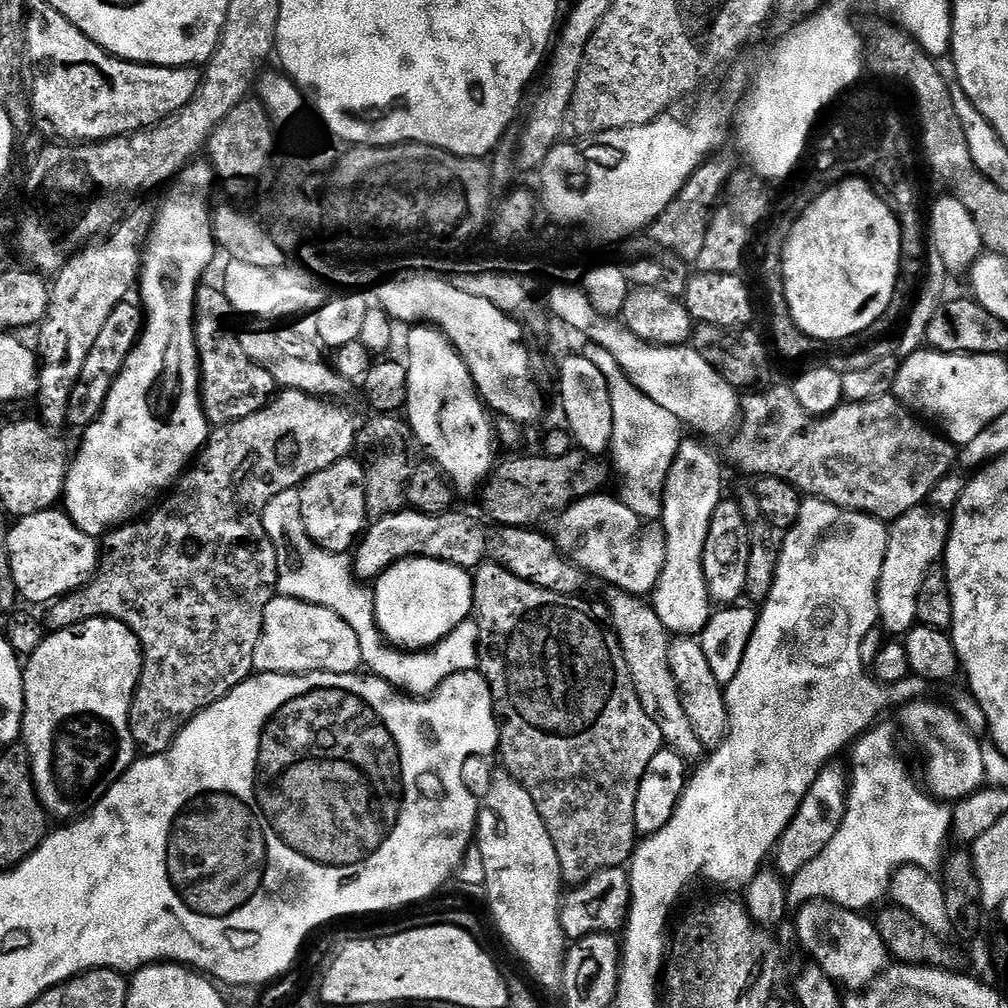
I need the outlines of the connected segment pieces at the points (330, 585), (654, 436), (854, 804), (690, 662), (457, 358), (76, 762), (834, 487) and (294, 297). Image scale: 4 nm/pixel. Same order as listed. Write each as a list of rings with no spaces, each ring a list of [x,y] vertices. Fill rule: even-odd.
[[[299,488],[282,490],[282,494],[270,498],[264,511],[264,529],[276,551],[277,593],[334,610],[334,614],[342,617],[346,626],[358,634],[358,646],[362,646],[362,665],[371,675],[409,696],[423,698],[436,692],[446,678],[479,669],[480,631],[472,618],[463,620],[449,636],[427,650],[401,650],[385,642],[376,621],[373,589],[358,579],[353,561],[343,552],[327,552],[325,548],[318,547],[310,534],[306,534]]]
[[[585,343],[582,354],[602,370],[602,374],[608,383],[612,409],[614,410],[614,430],[616,435],[610,449],[611,467],[620,475],[620,492],[618,499],[630,510],[634,510],[641,518],[656,522],[661,519],[663,510],[663,490],[666,486],[667,474],[670,473],[671,463],[678,454],[682,441],[682,425],[680,419],[670,410],[662,410],[658,402],[646,398],[630,378],[618,366],[614,354],[610,350],[602,350],[602,346]]]
[[[877,723],[868,729],[855,744],[851,745],[852,764],[850,763],[850,783],[848,785],[848,809],[842,818],[842,826],[838,826],[838,834],[834,834],[834,838],[830,838],[830,846],[826,846],[826,850],[822,850],[822,854],[818,854],[818,858],[814,858],[814,862],[810,862],[806,866],[802,866],[802,870],[798,870],[796,876],[791,877],[787,881],[787,896],[789,909],[799,910],[806,904],[811,904],[813,900],[827,900],[830,904],[837,904],[840,908],[850,908],[853,910],[868,910],[871,904],[879,905],[880,899],[889,895],[892,887],[892,875],[899,870],[905,868],[908,864],[915,864],[917,868],[927,868],[936,870],[941,867],[942,861],[945,859],[944,843],[949,843],[950,833],[952,830],[953,809],[947,803],[941,802],[935,796],[929,794],[923,787],[916,785],[916,780],[912,777],[912,772],[908,769],[908,764],[904,761],[904,756],[900,753],[900,744],[896,741],[896,732],[898,736],[898,728],[895,723],[884,724]]]
[[[676,638],[669,643],[670,670],[680,687],[680,696],[686,706],[686,718],[690,718],[690,726],[694,726],[694,734],[698,734],[698,742],[702,742],[705,750],[714,750],[728,737],[728,704],[724,700],[725,689],[714,678],[714,670],[710,670],[710,662],[706,662],[706,654],[702,650],[699,639]]]
[[[416,326],[409,332],[407,427],[415,443],[417,440],[428,451],[427,459],[444,471],[457,493],[477,495],[498,463],[498,432],[493,417],[476,391],[466,362],[439,327]]]
[[[87,620],[81,624],[75,624],[69,628],[61,628],[59,630],[53,631],[51,634],[45,635],[44,640],[41,645],[38,646],[34,652],[27,657],[26,663],[22,668],[22,683],[24,685],[24,722],[22,725],[22,744],[26,749],[29,759],[32,762],[32,777],[36,782],[36,792],[40,795],[40,802],[44,806],[45,812],[48,813],[49,817],[55,818],[56,816],[60,819],[60,822],[71,822],[73,820],[79,820],[82,816],[87,816],[91,812],[92,807],[99,802],[105,794],[110,790],[110,786],[114,786],[114,782],[118,782],[123,778],[125,774],[128,773],[128,767],[132,765],[133,762],[138,759],[138,749],[136,747],[136,739],[132,736],[132,699],[136,697],[136,690],[140,686],[140,675],[144,669],[144,651],[140,649],[140,640],[136,635],[134,635],[131,630],[128,629],[126,625],[117,620]]]
[[[768,386],[763,390],[753,391],[751,394],[745,395],[740,401],[742,423],[738,428],[740,437],[732,444],[732,460],[748,476],[760,476],[756,478],[771,478],[776,482],[793,484],[805,497],[815,498],[817,500],[828,500],[839,508],[849,508],[855,512],[864,512],[867,516],[873,516],[876,520],[891,522],[902,518],[902,514],[906,514],[910,510],[921,507],[921,505],[931,497],[934,486],[938,486],[938,482],[942,482],[942,478],[953,471],[952,463],[954,465],[957,463],[958,452],[952,441],[941,435],[939,431],[933,430],[927,423],[917,419],[909,409],[905,408],[904,405],[896,399],[895,395],[889,394],[882,398],[867,400],[861,404],[842,402],[835,410],[828,413],[826,416],[811,416],[798,402],[795,391],[793,391],[791,387],[772,387],[773,386]]]
[[[229,259],[228,269],[224,272],[222,287],[226,298],[237,313],[245,312],[248,316],[265,316],[265,321],[280,322],[283,316],[300,316],[303,312],[315,314],[326,299],[321,281],[311,272],[300,268],[263,268],[250,266],[241,260]]]

